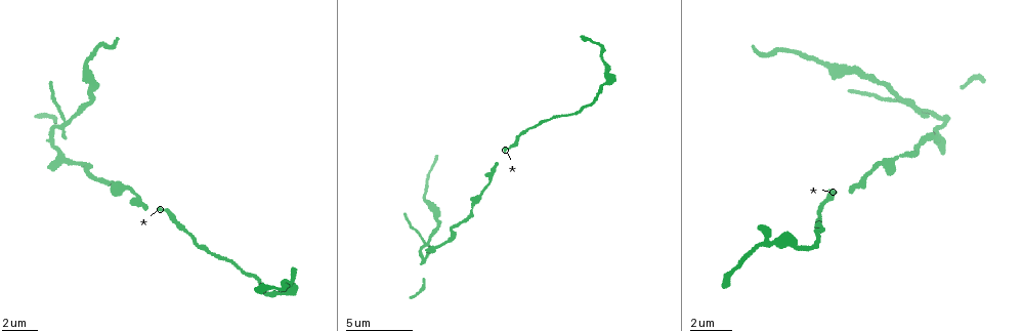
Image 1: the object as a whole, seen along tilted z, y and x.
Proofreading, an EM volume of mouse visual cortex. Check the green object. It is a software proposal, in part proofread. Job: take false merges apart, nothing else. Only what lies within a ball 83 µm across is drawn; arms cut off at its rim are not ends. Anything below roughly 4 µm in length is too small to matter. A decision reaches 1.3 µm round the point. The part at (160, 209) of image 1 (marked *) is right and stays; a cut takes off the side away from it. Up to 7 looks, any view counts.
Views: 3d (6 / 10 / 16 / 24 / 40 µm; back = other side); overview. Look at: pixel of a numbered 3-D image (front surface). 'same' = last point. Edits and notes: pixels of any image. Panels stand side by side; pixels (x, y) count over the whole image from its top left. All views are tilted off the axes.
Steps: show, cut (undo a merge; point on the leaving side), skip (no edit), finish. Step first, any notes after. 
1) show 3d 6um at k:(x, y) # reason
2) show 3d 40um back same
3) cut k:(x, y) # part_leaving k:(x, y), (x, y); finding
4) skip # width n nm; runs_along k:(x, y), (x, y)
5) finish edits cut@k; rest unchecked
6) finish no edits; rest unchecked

show 3d 6um at 1:(905, 155) # thin neck

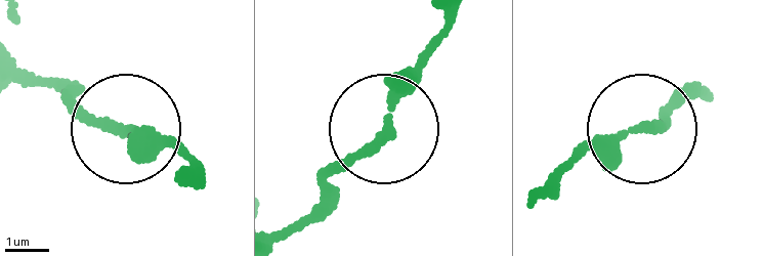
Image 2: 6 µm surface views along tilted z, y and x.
skip # runs_along 2:(202, 174), (20, 70); one cell here

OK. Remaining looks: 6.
show 3d 10um at 1:(50, 139) # sharp bend

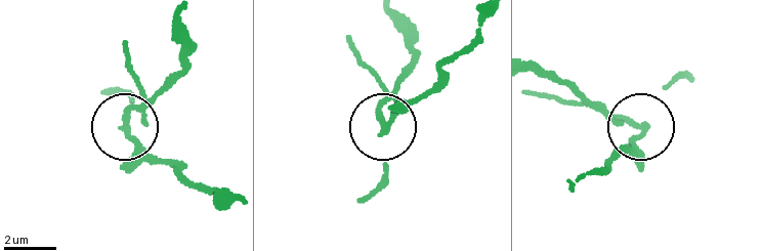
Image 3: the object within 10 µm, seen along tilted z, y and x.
show 3d 6um at 3:(383, 122) # zoom in

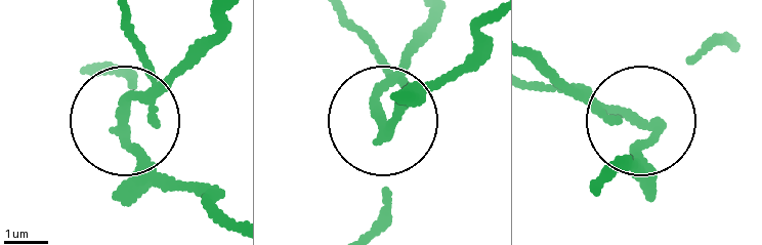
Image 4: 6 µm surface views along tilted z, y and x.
cut 4:(160, 84) # two cells meet here

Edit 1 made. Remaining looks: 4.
show overview

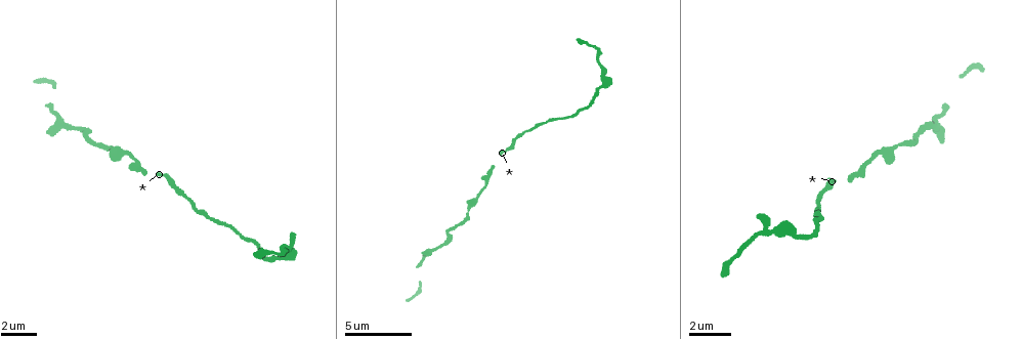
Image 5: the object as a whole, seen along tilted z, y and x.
show 3d 16um at 5:(604, 69)

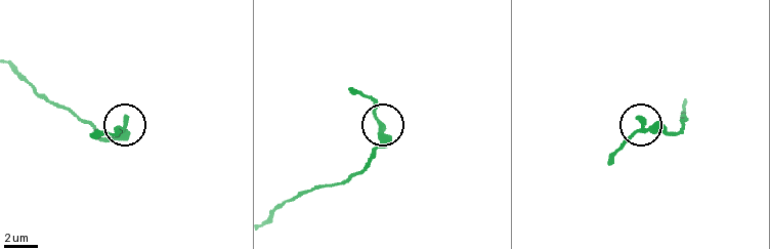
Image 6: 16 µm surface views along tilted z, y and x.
skip # runs_along 6:(273, 209), (340, 183), (366, 164), (382, 126), (365, 94); continuous, no second cell

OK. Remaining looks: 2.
finish edits cut@4; rest unchecked

